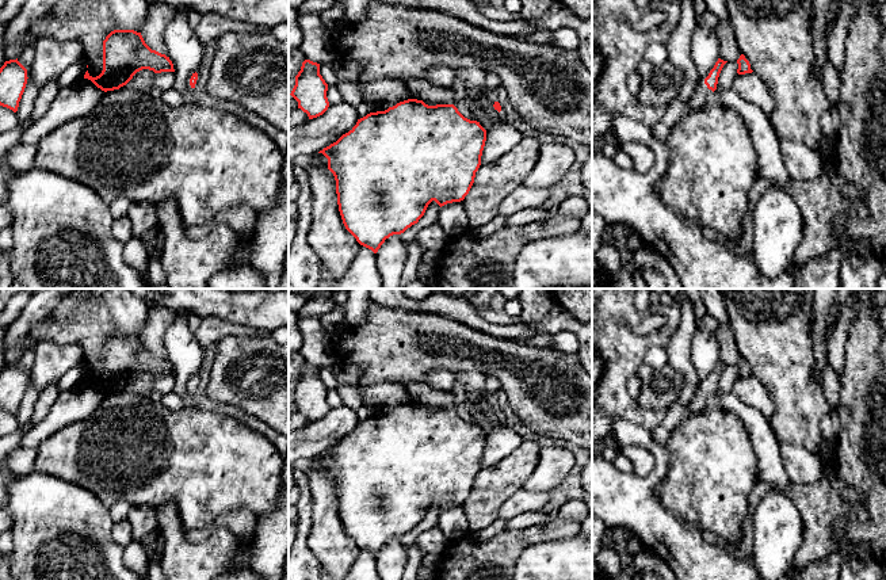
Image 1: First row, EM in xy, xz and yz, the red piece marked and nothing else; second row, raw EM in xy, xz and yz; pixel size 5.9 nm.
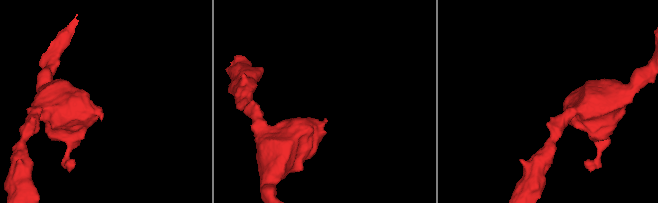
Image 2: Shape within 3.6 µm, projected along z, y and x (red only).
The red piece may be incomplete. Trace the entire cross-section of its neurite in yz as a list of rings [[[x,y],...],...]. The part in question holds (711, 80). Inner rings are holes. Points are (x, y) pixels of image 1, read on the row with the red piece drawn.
[[[718,58],[714,68],[704,79],[704,83],[695,91],[688,104],[684,107],[684,112],[690,112],[714,102],[714,91],[717,89],[718,77],[726,62],[727,61]]]

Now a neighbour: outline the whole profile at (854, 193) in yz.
[[[825,152],[824,156],[824,172],[832,180],[832,183],[855,205],[859,215],[867,218],[868,209],[866,206],[866,195],[860,186],[844,180],[836,171],[832,156]]]

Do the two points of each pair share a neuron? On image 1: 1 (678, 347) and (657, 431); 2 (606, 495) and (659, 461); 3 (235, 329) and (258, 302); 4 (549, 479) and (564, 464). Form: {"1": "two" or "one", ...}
{"1": "one", "2": "one", "3": "two", "4": "one"}

